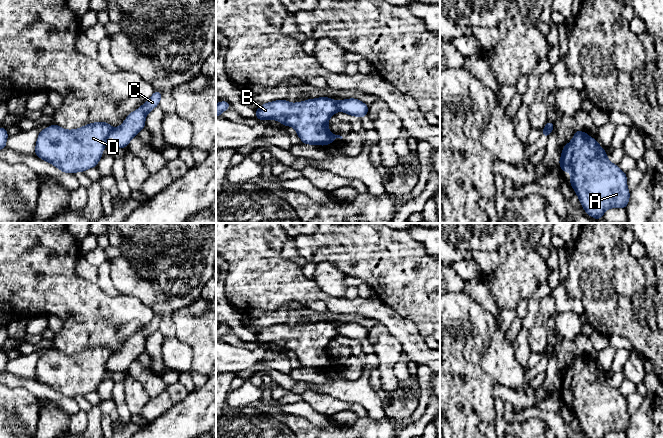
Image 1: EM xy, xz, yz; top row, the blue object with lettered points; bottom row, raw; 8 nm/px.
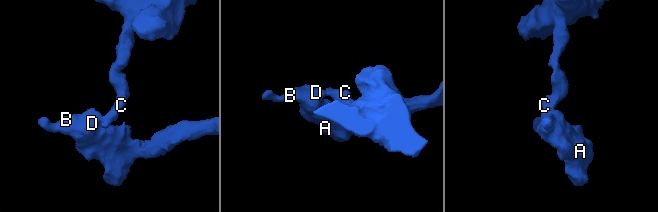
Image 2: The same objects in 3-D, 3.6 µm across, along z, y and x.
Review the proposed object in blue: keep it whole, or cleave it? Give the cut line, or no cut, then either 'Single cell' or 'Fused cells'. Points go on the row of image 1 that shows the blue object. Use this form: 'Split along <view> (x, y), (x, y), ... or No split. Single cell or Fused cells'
Split along xz (335, 101), (335, 106), (338, 110). Fused cells

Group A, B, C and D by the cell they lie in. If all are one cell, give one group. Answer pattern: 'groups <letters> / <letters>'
groups A B D / C

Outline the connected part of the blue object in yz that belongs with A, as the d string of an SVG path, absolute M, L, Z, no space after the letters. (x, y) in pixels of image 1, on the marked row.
M576 130L572 140L563 146L559 165L562 172L571 173L570 184L589 216L601 220L607 209L627 207L630 192L627 188L626 173L609 161L605 149L587 133Z

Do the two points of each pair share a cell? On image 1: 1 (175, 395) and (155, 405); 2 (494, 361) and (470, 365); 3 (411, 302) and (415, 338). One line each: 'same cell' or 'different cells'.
1: same cell
2: different cells
3: different cells

